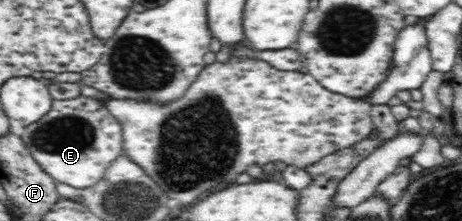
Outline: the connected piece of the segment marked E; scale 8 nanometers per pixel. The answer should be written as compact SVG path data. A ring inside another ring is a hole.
M90 96L53 100L50 112L24 129L22 141L42 169L58 182L79 189L90 188L104 179L106 169L123 153L122 125L110 118L103 100Z

